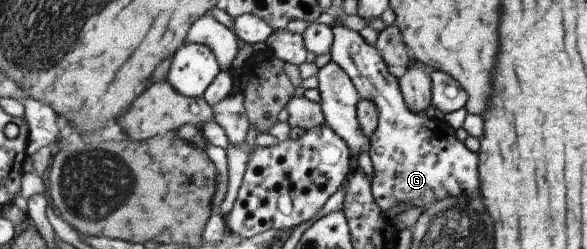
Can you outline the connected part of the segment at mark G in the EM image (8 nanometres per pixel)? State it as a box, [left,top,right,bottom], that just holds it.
[332,25,481,213]

